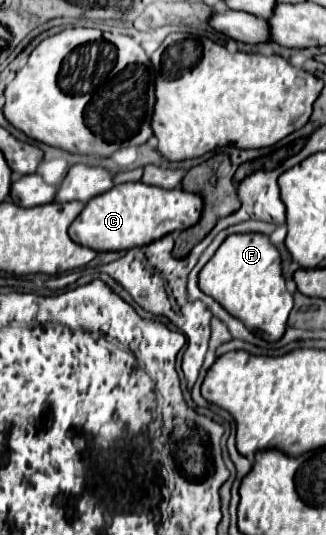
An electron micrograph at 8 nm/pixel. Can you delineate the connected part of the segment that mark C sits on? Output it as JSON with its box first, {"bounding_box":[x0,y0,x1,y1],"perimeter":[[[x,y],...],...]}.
{"bounding_box":[68,182,200,252],"perimeter":[[[126,182],[92,198],[70,224],[68,234],[76,244],[88,246],[96,252],[118,252],[146,246],[172,232],[182,232],[200,220],[200,212],[200,196],[184,192],[182,188],[162,190],[142,182]]]}

